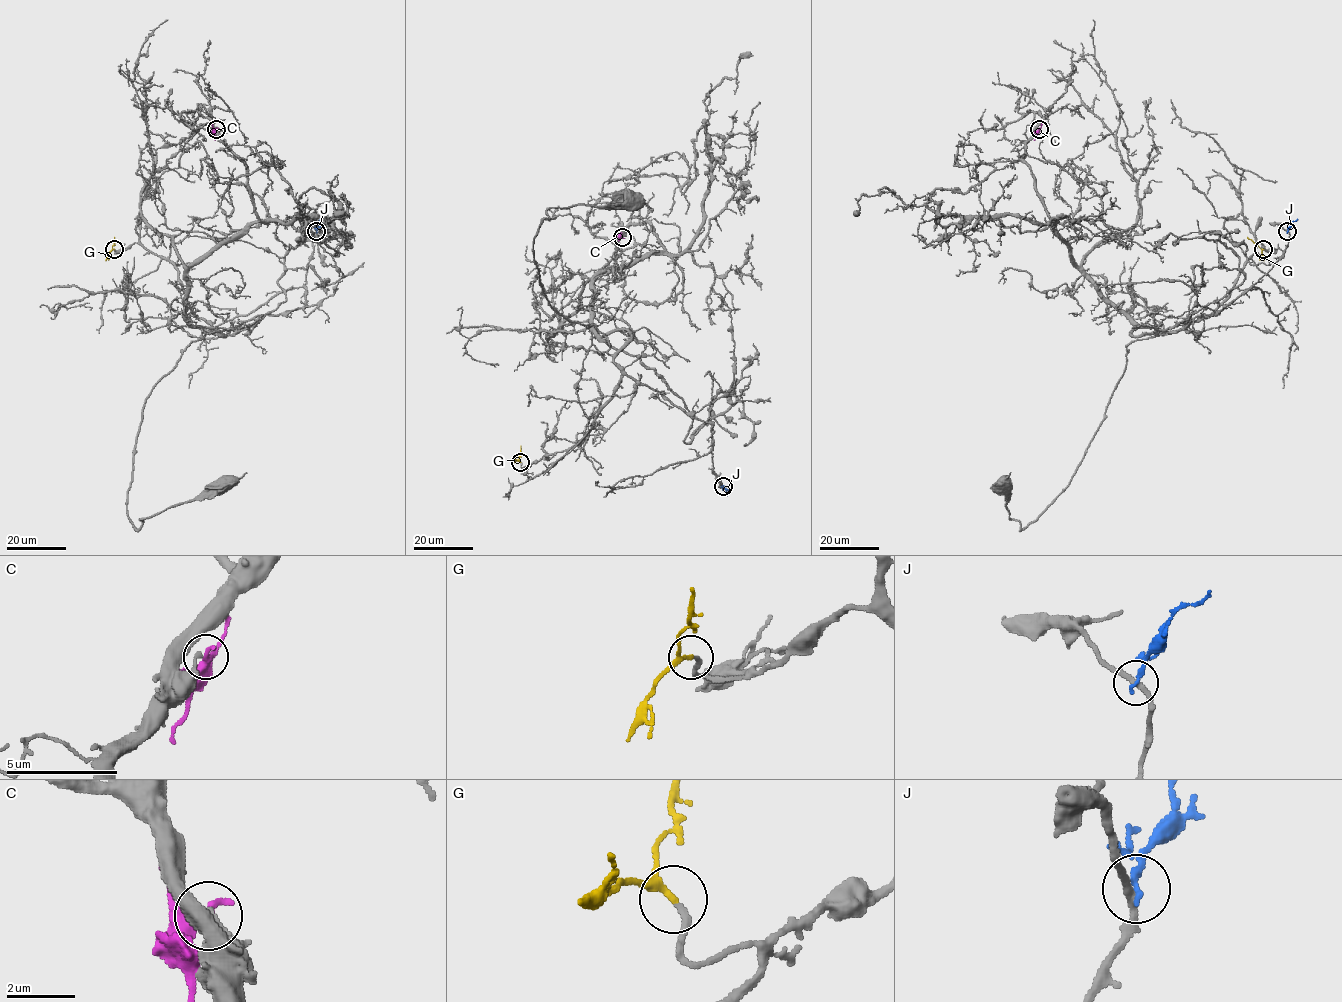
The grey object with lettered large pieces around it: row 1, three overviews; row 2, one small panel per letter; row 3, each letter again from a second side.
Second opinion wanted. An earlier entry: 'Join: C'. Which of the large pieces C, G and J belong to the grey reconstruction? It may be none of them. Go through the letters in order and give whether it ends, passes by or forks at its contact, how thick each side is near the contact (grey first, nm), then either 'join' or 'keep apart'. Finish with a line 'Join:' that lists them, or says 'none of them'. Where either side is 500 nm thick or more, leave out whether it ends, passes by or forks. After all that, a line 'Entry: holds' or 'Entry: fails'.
C: it passes by | 170/320 nm | keep apart
G: it passes by | 180/180 nm | join
J: it passes by | 240/150 nm | keep apart
Join: G
Entry: fails

